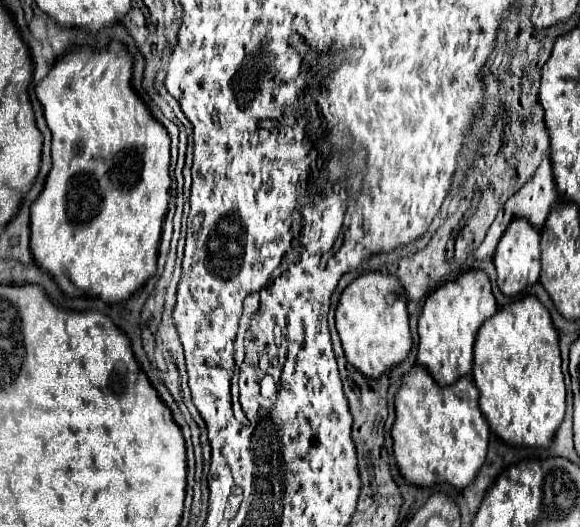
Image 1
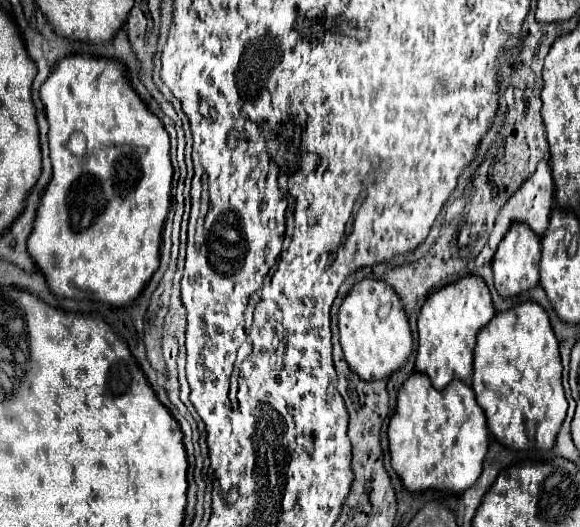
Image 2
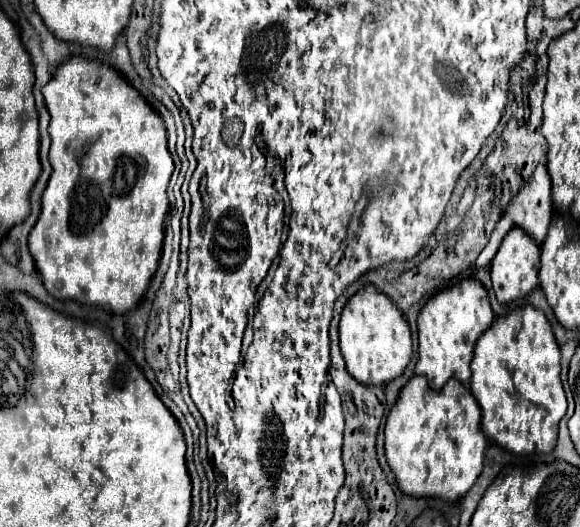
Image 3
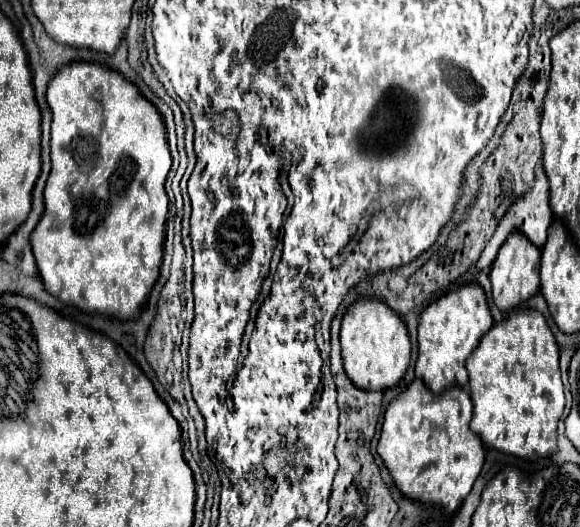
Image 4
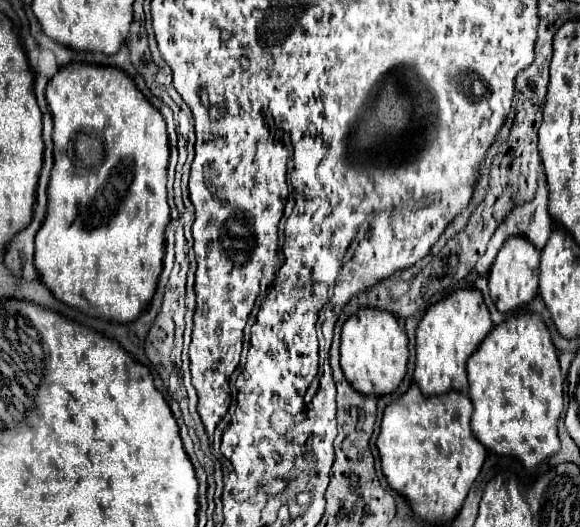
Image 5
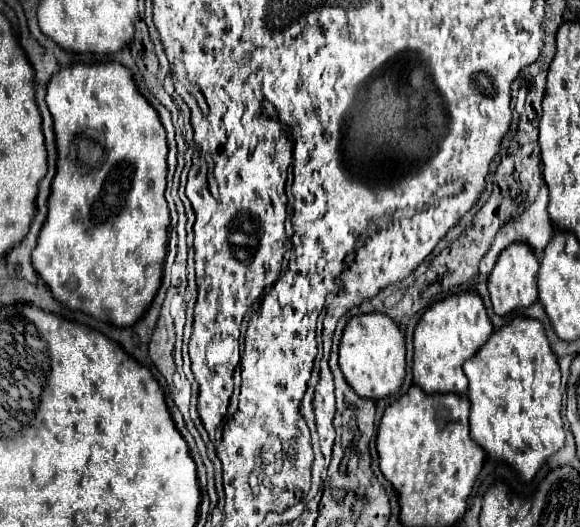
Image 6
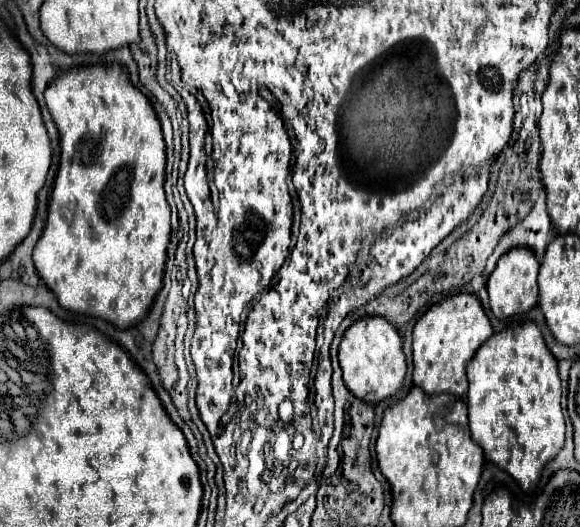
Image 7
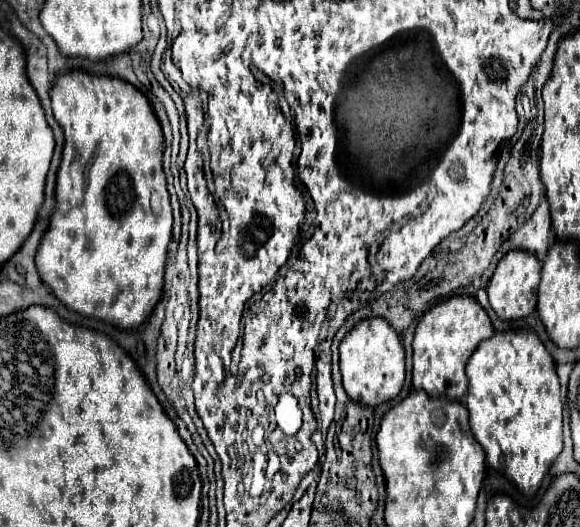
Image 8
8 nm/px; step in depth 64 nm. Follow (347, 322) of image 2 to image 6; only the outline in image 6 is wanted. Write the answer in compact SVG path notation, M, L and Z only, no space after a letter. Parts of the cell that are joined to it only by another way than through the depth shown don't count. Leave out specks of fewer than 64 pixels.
M380 312L354 316L340 340L340 368L350 388L362 398L380 400L396 394L406 376L406 346L398 324Z

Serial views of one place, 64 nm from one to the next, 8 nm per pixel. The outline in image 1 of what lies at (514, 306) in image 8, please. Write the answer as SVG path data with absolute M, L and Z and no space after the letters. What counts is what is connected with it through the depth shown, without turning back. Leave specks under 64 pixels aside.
M514 220L496 248L494 266L498 274L498 288L506 296L516 296L526 286L536 284L540 278L540 232L528 220Z

